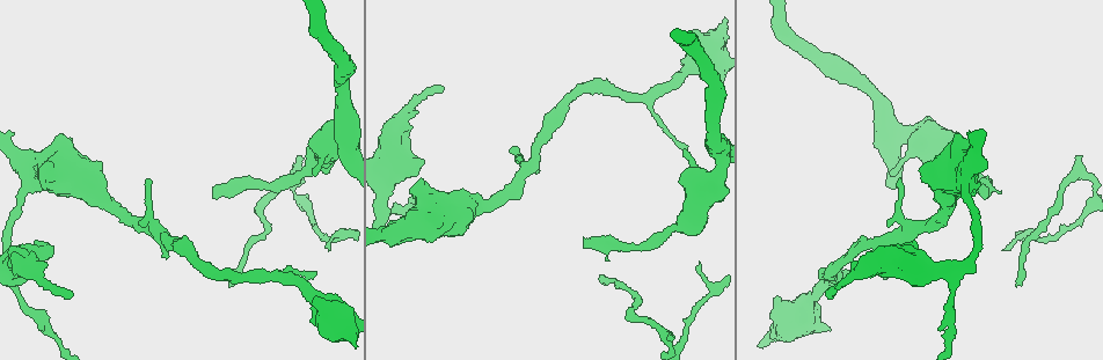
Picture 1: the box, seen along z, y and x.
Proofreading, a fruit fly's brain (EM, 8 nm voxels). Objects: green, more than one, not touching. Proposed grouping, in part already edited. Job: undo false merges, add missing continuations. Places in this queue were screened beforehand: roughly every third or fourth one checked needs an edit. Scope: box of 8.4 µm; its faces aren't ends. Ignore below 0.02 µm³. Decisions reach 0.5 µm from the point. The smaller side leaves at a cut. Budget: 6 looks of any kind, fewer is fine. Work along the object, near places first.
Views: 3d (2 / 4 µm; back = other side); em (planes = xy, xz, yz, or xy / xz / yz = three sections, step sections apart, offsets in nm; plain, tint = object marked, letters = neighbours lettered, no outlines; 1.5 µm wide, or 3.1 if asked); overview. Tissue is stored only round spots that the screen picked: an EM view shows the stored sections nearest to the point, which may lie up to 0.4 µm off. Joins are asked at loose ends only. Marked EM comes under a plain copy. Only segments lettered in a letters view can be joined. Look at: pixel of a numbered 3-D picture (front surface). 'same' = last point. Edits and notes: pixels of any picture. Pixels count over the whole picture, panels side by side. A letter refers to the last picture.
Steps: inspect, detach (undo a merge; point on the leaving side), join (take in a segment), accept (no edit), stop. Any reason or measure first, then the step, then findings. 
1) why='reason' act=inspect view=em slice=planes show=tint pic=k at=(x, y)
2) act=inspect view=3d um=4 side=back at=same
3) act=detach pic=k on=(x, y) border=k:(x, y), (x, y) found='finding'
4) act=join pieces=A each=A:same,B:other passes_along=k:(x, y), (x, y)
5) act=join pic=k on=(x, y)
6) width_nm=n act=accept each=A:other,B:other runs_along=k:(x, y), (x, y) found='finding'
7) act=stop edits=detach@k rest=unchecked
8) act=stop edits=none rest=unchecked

why='an open end' act=inspect view=em slice=yz step=8 show=tint pic=1 at=(315, 271)

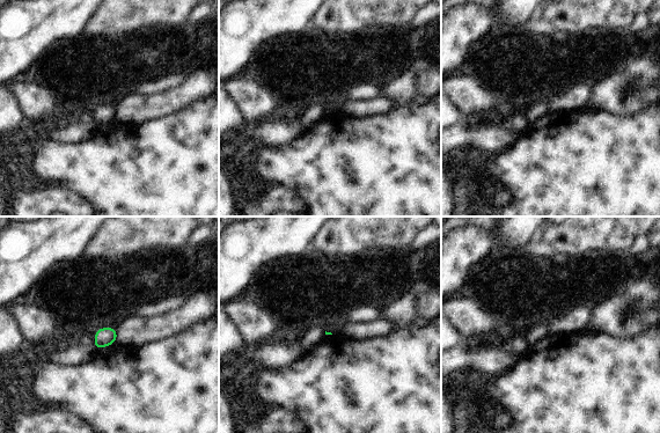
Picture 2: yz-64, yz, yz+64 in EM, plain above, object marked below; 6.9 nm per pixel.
act=inspect view=em slice=planes show=letters at=same

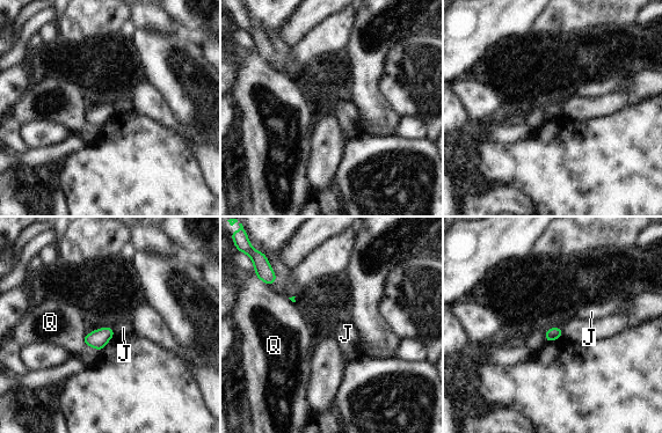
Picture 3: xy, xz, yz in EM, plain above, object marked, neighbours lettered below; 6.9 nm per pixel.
width_nm=90 act=accept each=J:other,Q:other border=3:(111, 328), (115, 332) found='no lettered segment goes on from it'

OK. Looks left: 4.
act=inspect view=3d um=4 pic=1 at=(229, 285)

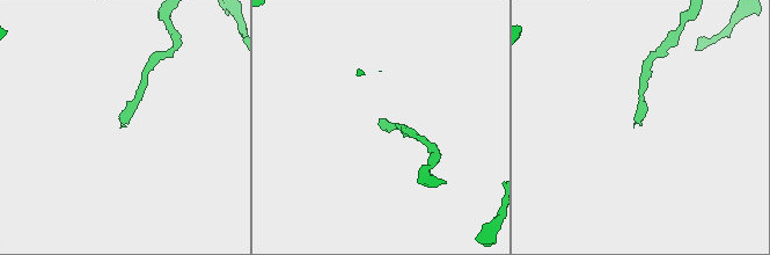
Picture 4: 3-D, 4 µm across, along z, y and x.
act=inspect view=em slice=planes show=tint pic=4 at=(381, 118)

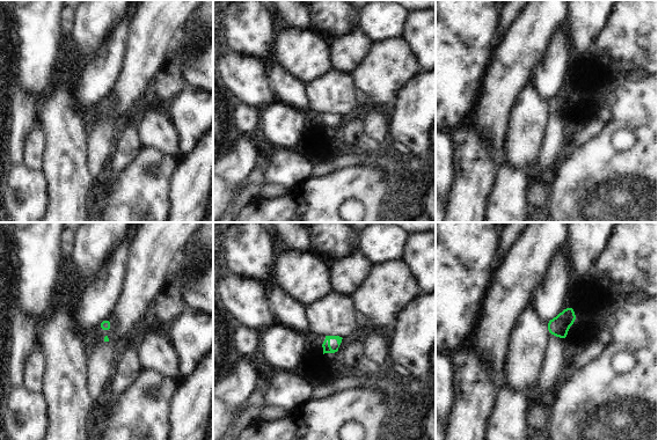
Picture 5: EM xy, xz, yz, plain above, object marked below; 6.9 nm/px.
act=inspect view=em slice=planes show=letters at=same

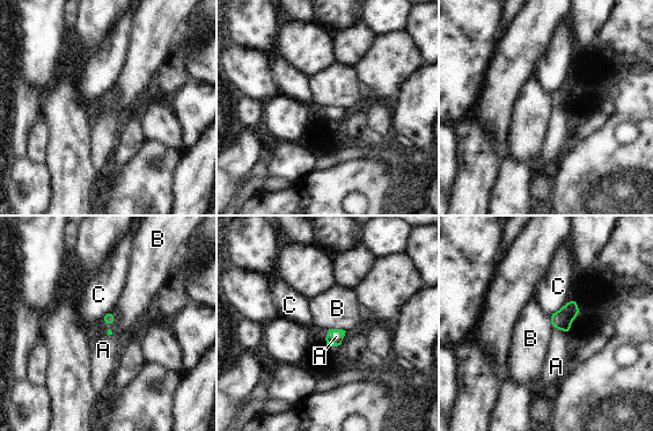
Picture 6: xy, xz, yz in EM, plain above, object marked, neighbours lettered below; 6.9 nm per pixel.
act=join pieces=A each=A:same,B:other,C:other passes_along=6:(329, 342), (335, 342), (336, 336) found='the neuron continues'

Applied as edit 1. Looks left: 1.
act=stop edits=join@6 rest=unchecked

